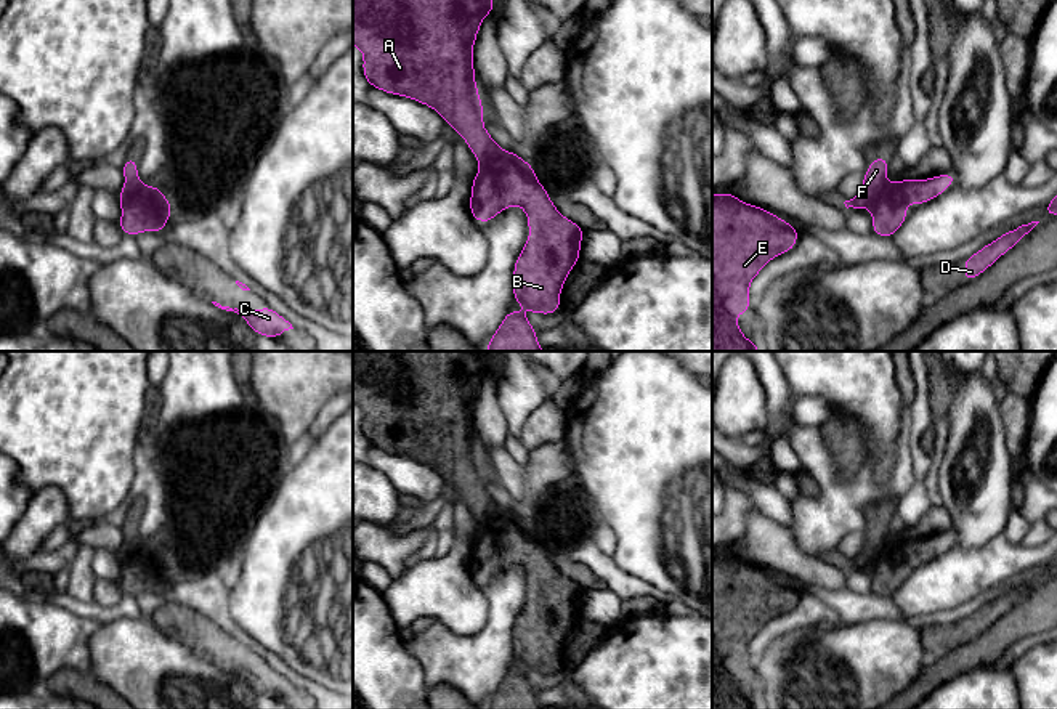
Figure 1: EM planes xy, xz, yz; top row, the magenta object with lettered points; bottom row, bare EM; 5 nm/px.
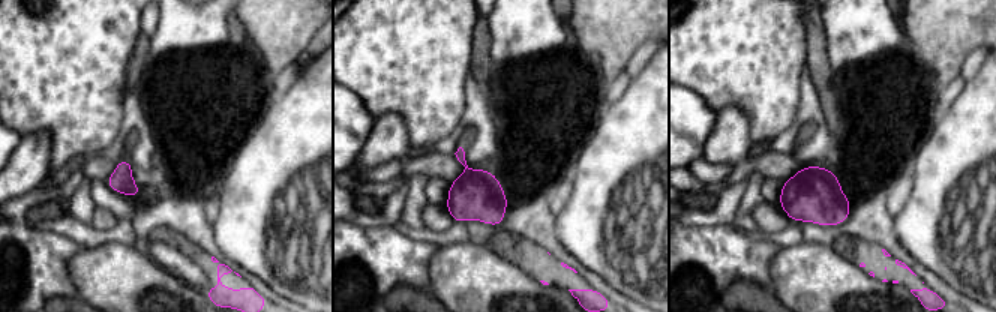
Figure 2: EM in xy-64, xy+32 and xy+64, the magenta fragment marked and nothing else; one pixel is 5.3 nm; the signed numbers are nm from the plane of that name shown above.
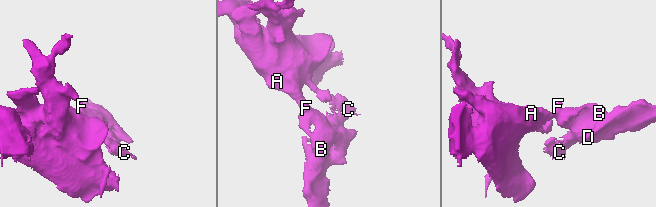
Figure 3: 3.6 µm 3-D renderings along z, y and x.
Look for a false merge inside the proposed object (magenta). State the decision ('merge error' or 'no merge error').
merge error

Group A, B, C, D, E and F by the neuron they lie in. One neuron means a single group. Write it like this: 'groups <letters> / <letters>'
groups A E F / B C D

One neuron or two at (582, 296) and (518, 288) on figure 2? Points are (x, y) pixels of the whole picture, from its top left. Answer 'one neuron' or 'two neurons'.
two neurons

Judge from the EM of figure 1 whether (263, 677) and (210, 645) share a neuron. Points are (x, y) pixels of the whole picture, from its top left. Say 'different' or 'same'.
same

